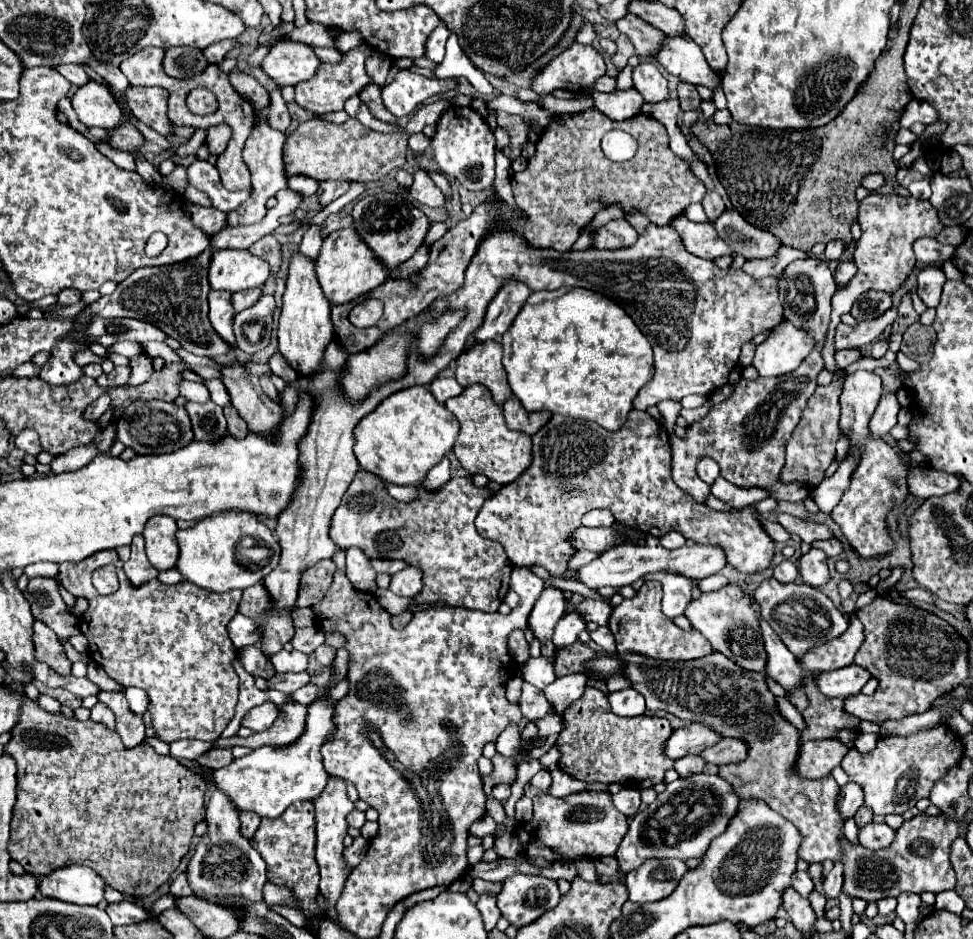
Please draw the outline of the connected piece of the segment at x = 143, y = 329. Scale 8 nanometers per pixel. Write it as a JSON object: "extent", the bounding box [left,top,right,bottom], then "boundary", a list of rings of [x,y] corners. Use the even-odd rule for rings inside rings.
{"extent":[88,318,166,348],"boundary":[[[98,318],[92,322],[92,326],[88,328],[90,334],[90,342],[98,342],[108,348],[118,340],[130,340],[130,342],[138,342],[144,344],[148,340],[158,340],[164,342],[166,334],[150,324],[150,322],[142,322],[142,320],[134,320],[134,318],[112,318],[112,320],[104,320]],[[100,334],[100,338],[98,338]]]}

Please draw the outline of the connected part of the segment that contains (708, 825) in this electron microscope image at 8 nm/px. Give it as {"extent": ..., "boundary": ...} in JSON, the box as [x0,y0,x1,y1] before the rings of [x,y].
{"extent":[616,774,738,874],"boundary":[[[694,774],[690,778],[678,778],[658,794],[658,798],[640,810],[616,850],[616,860],[620,870],[628,874],[634,866],[642,864],[646,858],[700,858],[712,838],[726,830],[732,814],[738,812],[738,796],[730,790],[728,782],[720,776]]]}

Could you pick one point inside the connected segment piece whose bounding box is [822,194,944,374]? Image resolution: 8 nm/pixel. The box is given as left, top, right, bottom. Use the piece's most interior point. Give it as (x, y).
(890, 224)

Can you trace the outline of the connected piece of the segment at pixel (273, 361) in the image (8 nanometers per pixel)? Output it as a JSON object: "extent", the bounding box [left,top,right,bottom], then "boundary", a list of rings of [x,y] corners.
{"extent":[270,354,298,382],"boundary":[[[274,354],[272,358],[270,358],[270,370],[272,370],[272,374],[276,374],[276,376],[280,376],[282,380],[286,380],[286,382],[294,382],[296,378],[298,378],[298,372],[286,362],[286,360],[282,360],[282,356],[280,354]]]}

